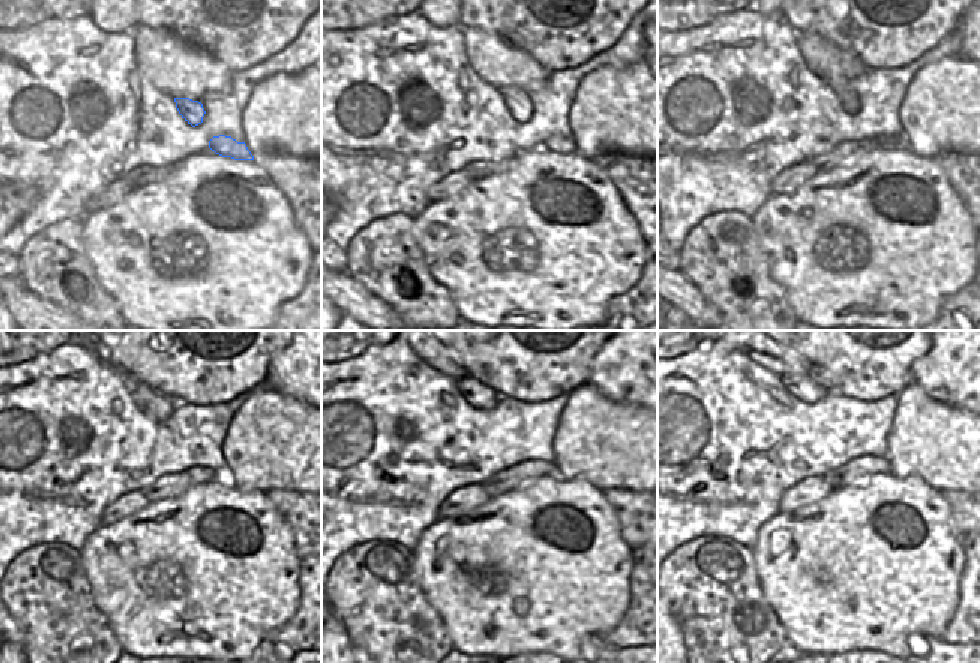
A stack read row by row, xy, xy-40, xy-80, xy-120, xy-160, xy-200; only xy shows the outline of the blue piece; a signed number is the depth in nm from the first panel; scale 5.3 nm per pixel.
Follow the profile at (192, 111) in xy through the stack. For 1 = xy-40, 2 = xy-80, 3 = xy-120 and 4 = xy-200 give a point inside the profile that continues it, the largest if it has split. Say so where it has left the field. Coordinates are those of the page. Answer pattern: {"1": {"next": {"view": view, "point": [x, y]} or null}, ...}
{"1": {"next": {"view": "xy-40", "point": [517, 101]}}, "2": {"next": {"view": "xy-80", "point": [841, 86]}}, "3": {"next": {"view": "xy-120", "point": [156, 407]}}, "4": {"next": {"view": "xy-200", "point": [805, 389]}}}

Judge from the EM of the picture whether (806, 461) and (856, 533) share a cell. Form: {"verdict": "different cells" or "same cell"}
{"verdict": "different cells"}

